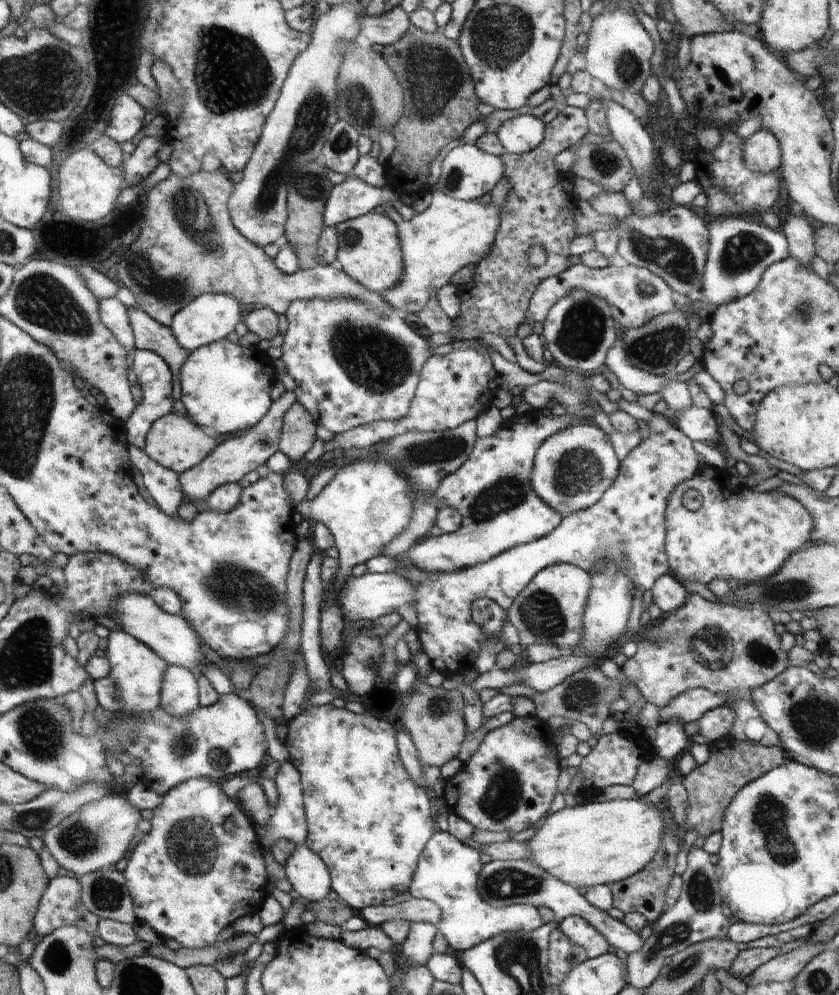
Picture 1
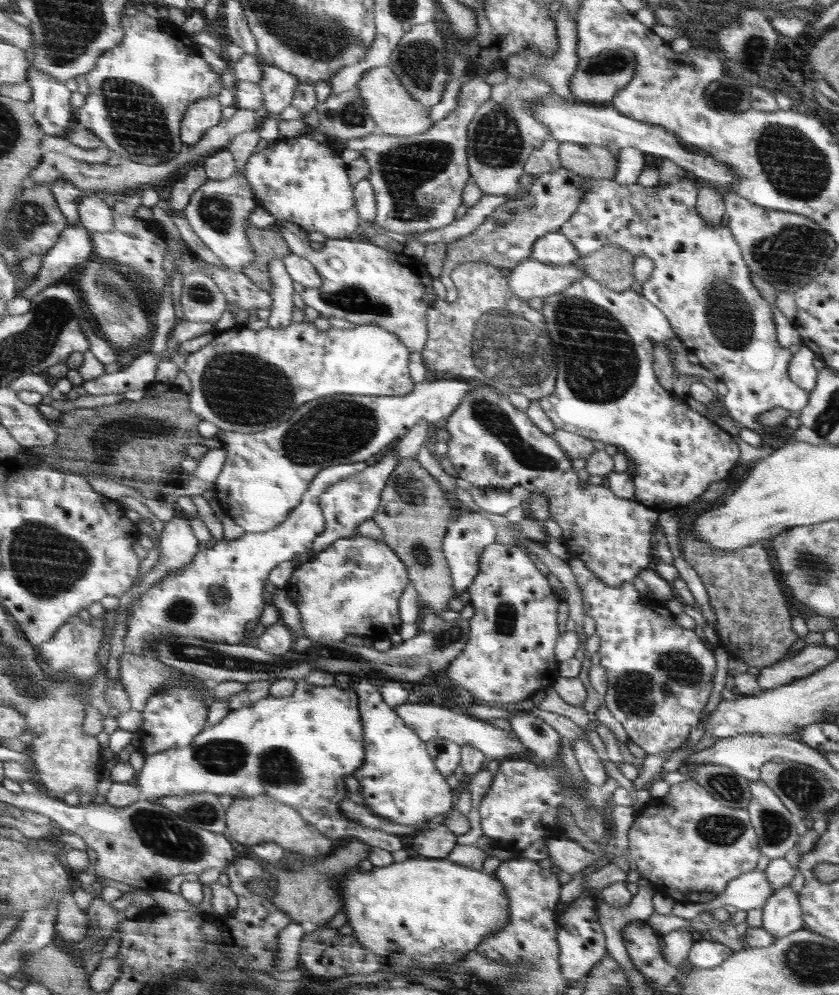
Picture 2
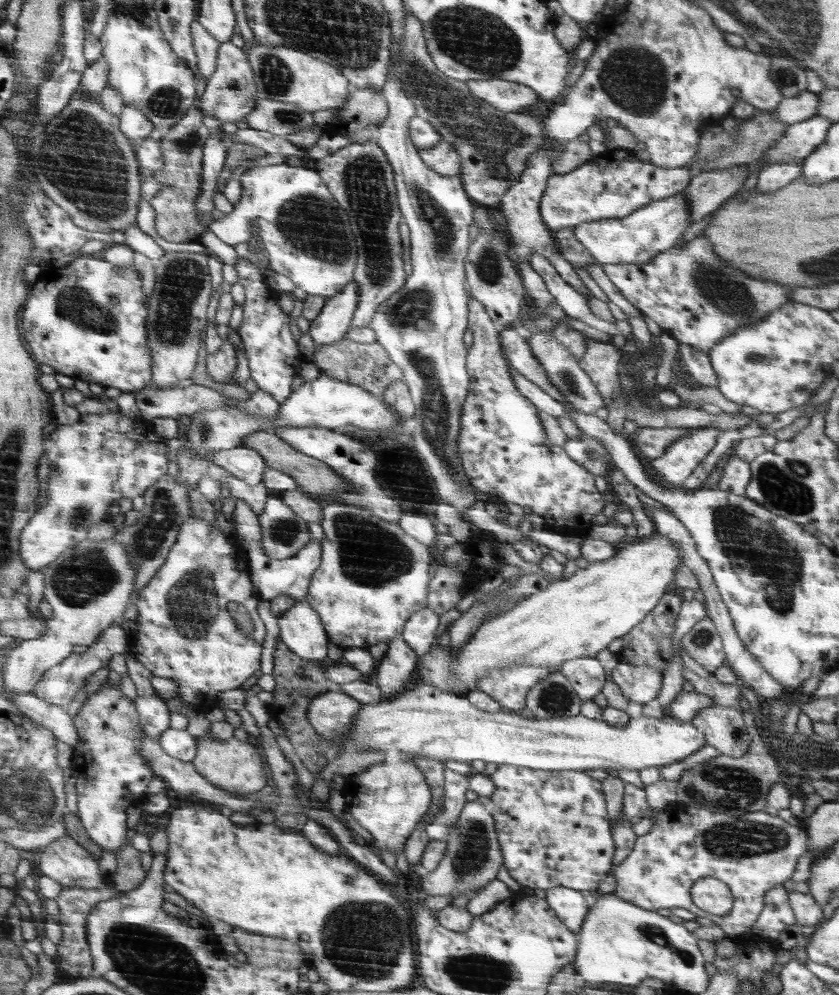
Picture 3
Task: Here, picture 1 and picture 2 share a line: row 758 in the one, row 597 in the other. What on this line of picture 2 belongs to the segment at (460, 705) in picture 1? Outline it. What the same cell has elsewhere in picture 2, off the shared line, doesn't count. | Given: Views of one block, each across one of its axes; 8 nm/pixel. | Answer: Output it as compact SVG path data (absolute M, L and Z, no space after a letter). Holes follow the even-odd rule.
M415 458L401 459L397 469L389 478L388 484L385 485L375 516L371 518L382 529L382 542L392 547L408 568L411 583L422 602L422 612L427 612L427 609L430 609L430 612L437 616L440 612L448 610L448 601L454 594L459 594L453 585L452 570L443 550L446 530L449 530L448 526L450 526L452 506L444 498L444 490L440 488L440 485L421 464L418 464Z

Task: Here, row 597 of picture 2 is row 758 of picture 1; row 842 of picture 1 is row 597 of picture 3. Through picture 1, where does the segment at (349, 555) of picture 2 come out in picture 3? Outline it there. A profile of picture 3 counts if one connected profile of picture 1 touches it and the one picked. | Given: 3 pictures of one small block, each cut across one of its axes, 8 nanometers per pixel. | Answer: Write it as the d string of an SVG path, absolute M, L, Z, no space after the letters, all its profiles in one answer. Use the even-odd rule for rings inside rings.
M338 502L324 503L322 509L323 515L321 518L322 529L324 529L324 540L321 542L321 563L312 575L309 589L305 599L310 603L310 606L317 610L321 617L322 626L325 627L326 634L330 642L336 644L342 649L349 648L368 648L378 644L378 642L389 642L394 637L400 637L408 620L419 610L425 609L428 604L429 582L430 580L430 566L432 566L432 556L428 545L420 544L412 535L407 534L402 528L398 527L398 523L394 521L387 521L386 519L378 518L372 511L356 506L353 504L344 504Z

